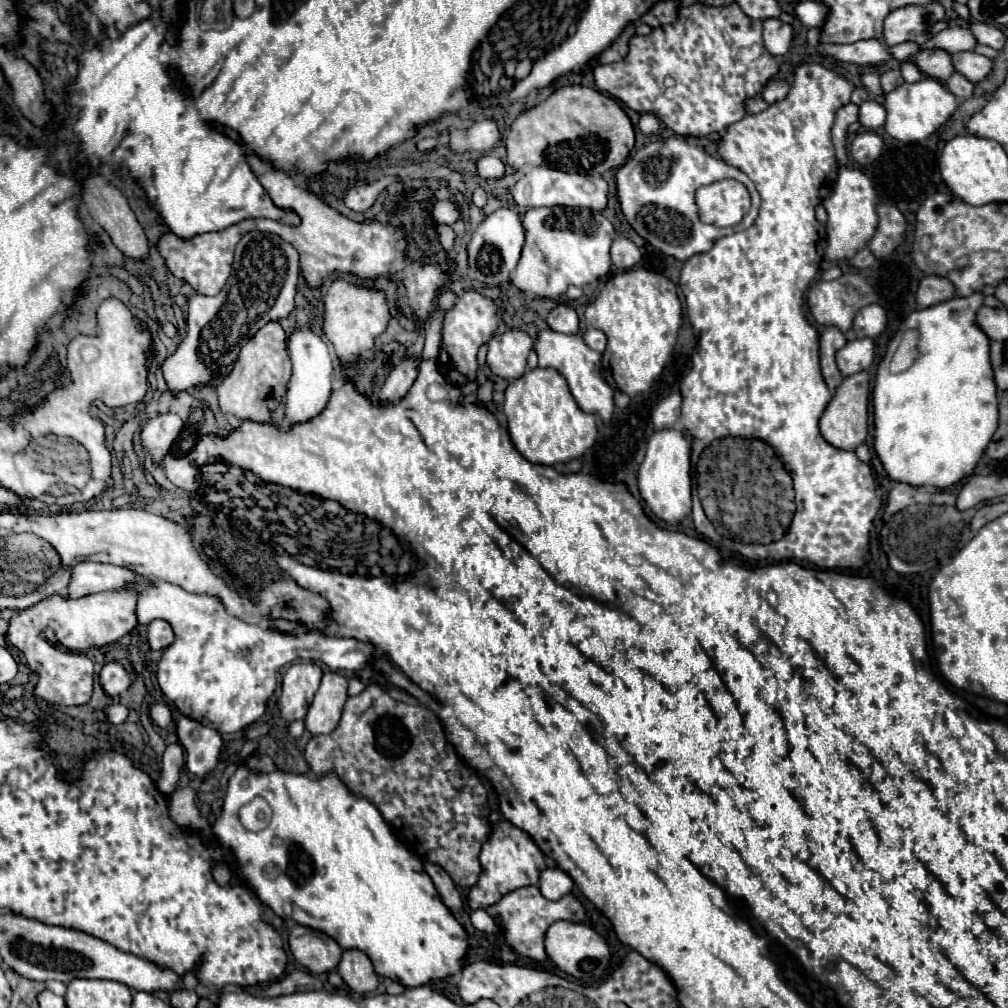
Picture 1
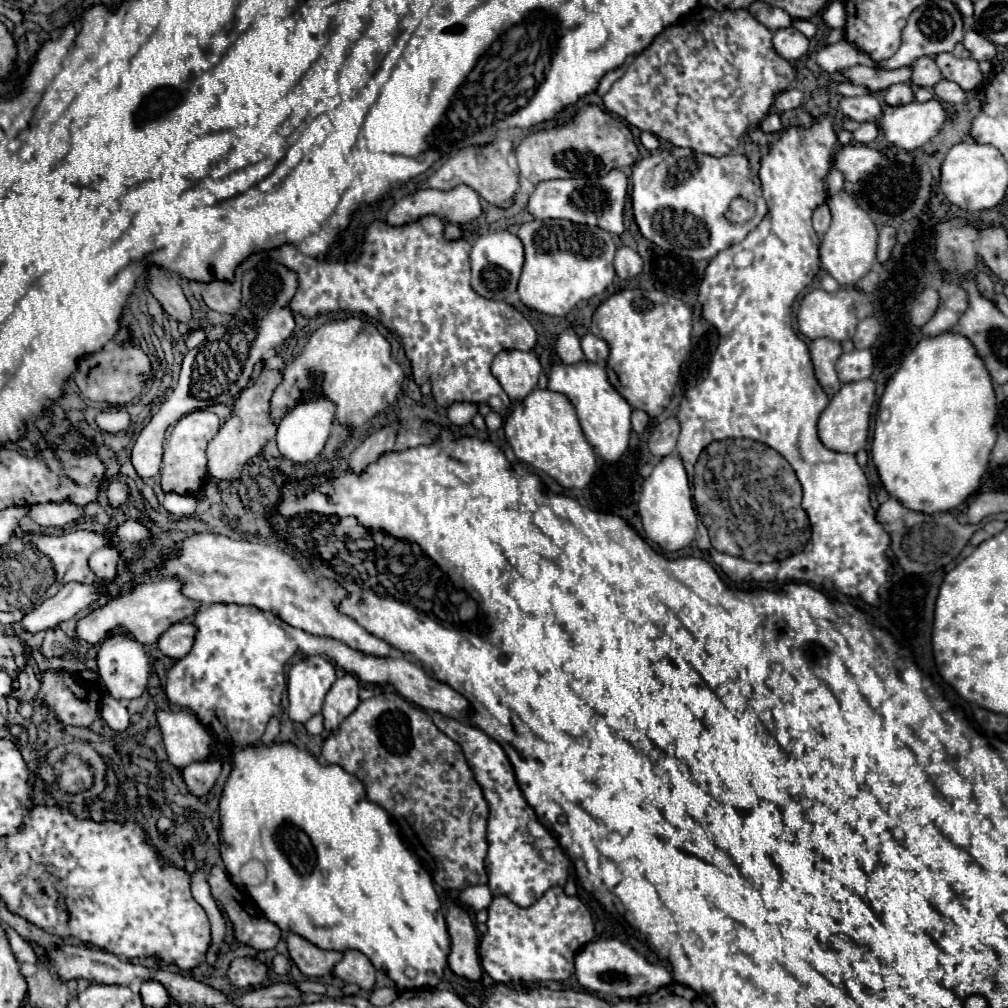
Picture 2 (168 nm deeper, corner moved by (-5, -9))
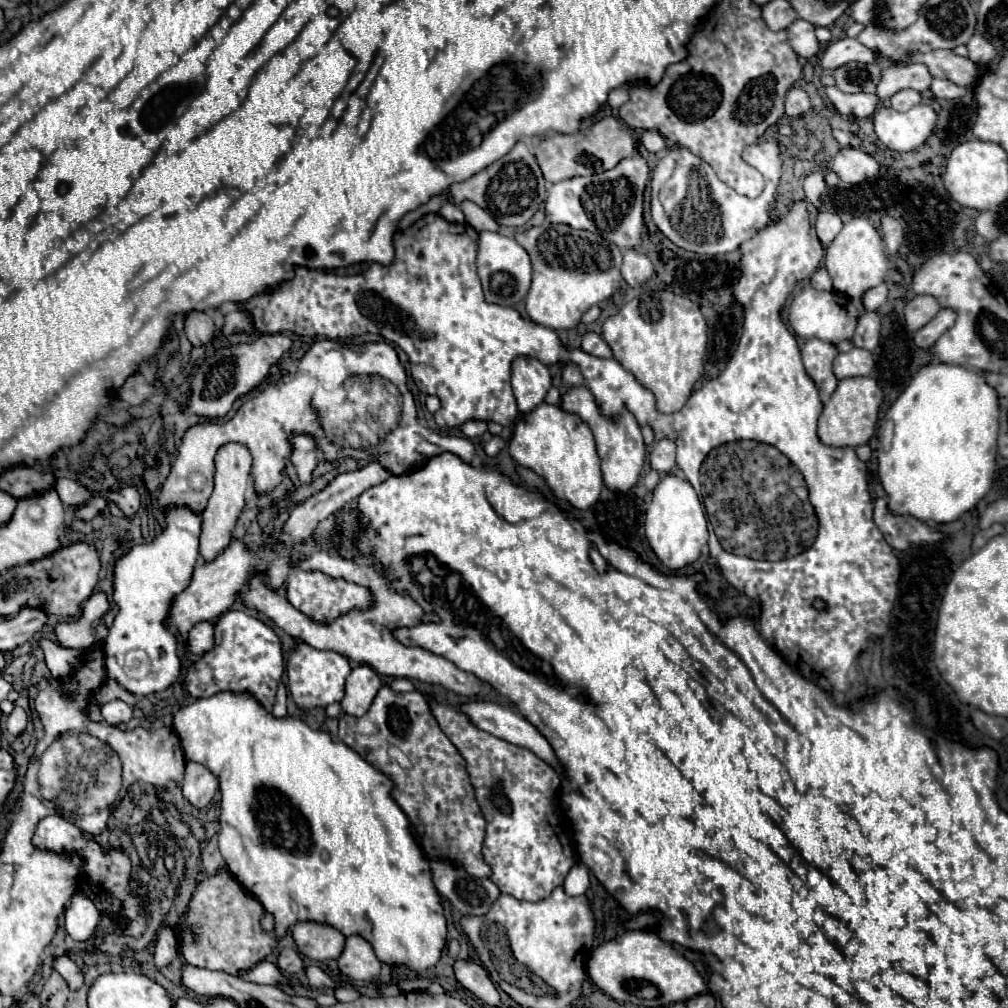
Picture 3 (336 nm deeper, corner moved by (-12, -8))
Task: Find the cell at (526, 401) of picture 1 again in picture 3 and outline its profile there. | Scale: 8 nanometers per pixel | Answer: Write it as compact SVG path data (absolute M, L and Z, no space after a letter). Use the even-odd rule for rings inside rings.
M543 401L517 421L513 437L509 441L509 453L519 465L529 467L537 475L545 477L553 493L559 499L569 501L573 507L587 509L599 499L603 487L601 463L593 433L587 423L579 419L579 415Z

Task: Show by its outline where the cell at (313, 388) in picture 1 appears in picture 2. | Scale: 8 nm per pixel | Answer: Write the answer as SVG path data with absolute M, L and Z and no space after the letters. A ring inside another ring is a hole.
M316 396L316 400L308 400L308 404L298 404L278 424L276 442L278 442L280 454L286 456L288 460L292 460L294 464L308 464L308 462L312 462L322 452L322 448L326 444L326 438L330 434L332 420L334 420L334 410L336 408L332 408L332 404L328 404L328 400L320 400L320 396Z

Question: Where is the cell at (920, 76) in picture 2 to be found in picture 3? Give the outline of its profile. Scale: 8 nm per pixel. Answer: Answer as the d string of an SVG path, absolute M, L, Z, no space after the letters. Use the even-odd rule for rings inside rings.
M909 63L909 65L895 65L895 67L883 67L881 81L877 85L879 99L889 99L895 95L895 91L901 89L915 89L915 91L927 91L933 77L923 67L923 63Z

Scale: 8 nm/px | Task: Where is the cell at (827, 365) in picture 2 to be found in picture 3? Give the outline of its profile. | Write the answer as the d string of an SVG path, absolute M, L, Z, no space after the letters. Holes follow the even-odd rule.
M807 339L801 353L809 377L815 381L821 395L829 397L839 383L833 373L833 359L835 355L839 355L837 345L823 343L821 339Z

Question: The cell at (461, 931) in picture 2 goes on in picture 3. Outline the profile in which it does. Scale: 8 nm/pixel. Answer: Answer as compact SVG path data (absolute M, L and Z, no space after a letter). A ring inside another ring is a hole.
M457 959L453 965L453 971L455 971L457 981L465 989L475 993L481 1001L489 1005L499 1005L499 993L481 963L473 963L471 959Z

